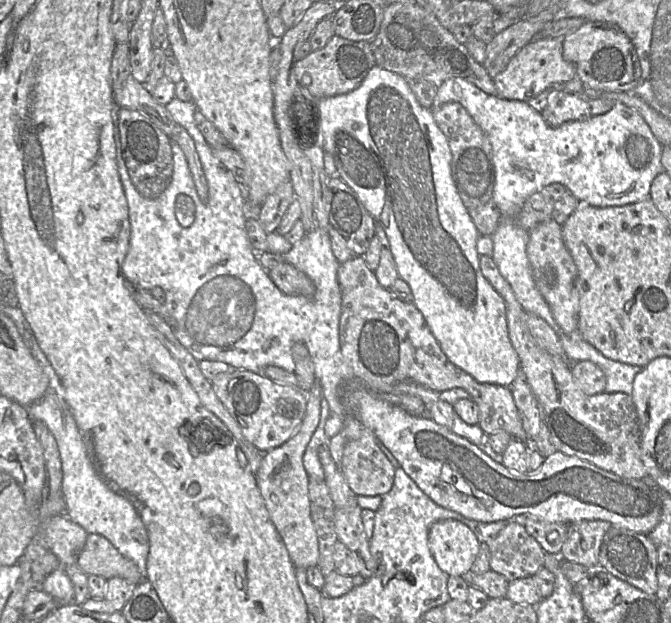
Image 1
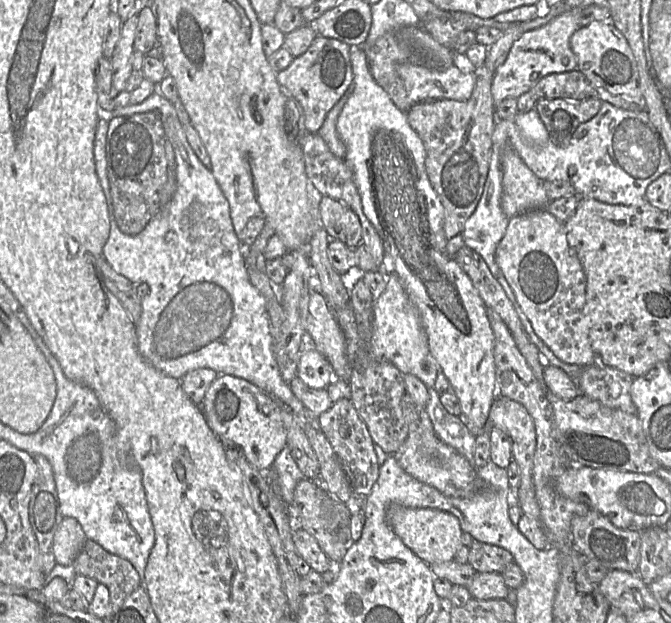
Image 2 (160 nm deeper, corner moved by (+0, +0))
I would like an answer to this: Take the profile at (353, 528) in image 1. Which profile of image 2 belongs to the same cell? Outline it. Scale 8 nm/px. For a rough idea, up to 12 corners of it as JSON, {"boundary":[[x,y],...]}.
{"boundary":[[303,478],[292,531],[312,535],[333,565],[354,542],[350,505]]}

